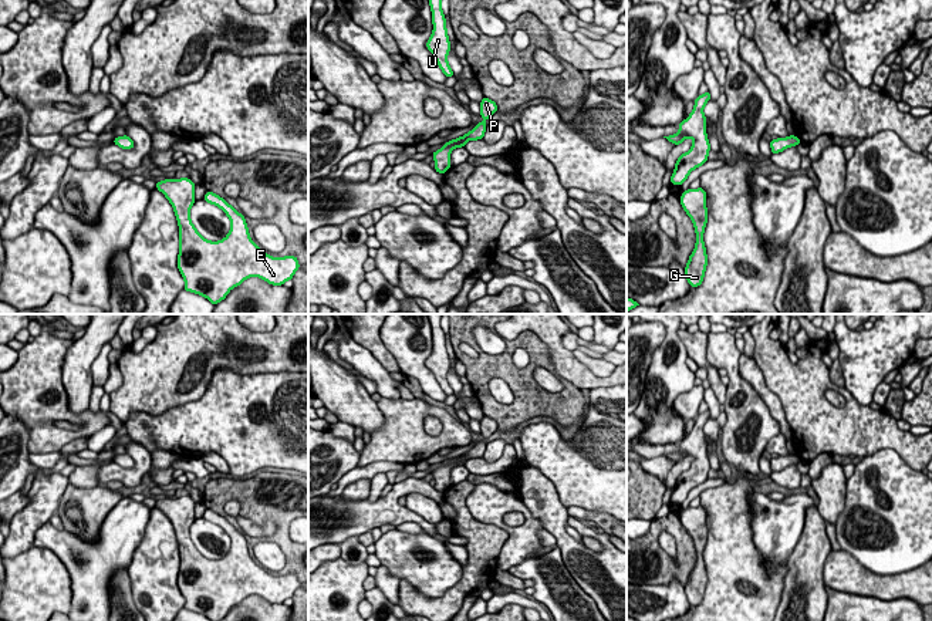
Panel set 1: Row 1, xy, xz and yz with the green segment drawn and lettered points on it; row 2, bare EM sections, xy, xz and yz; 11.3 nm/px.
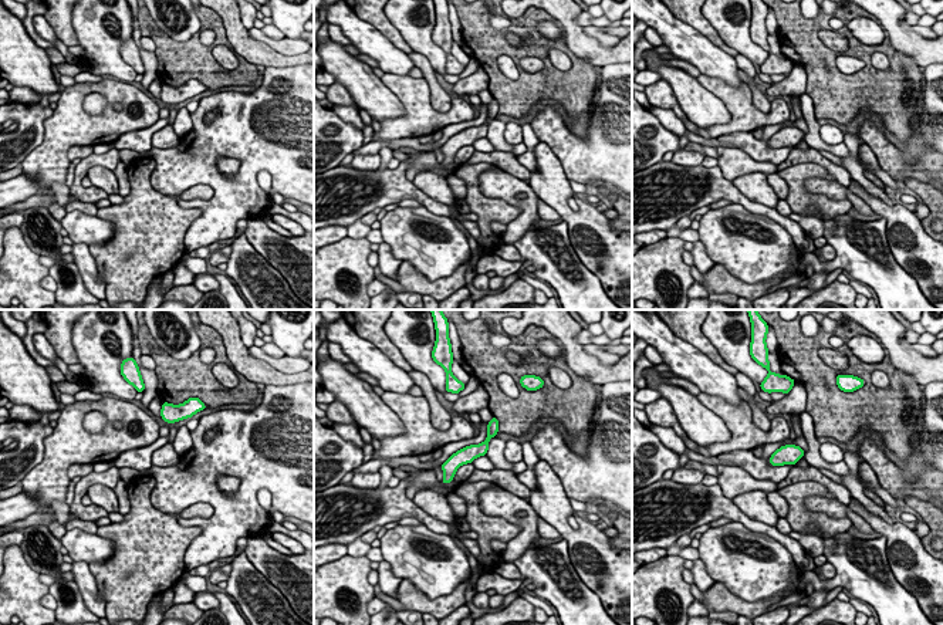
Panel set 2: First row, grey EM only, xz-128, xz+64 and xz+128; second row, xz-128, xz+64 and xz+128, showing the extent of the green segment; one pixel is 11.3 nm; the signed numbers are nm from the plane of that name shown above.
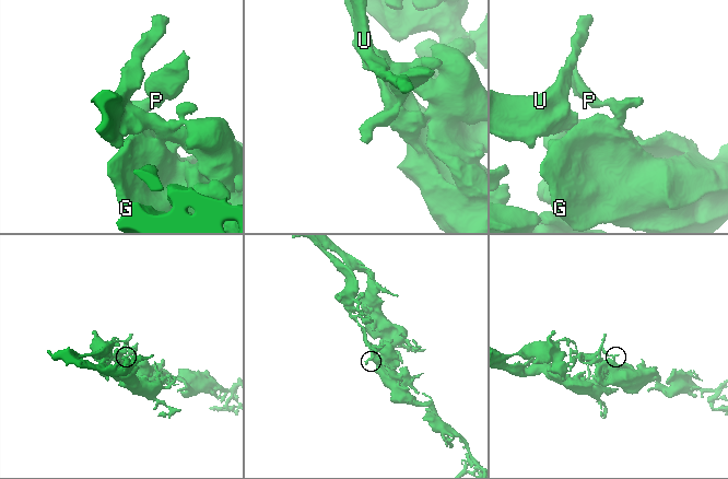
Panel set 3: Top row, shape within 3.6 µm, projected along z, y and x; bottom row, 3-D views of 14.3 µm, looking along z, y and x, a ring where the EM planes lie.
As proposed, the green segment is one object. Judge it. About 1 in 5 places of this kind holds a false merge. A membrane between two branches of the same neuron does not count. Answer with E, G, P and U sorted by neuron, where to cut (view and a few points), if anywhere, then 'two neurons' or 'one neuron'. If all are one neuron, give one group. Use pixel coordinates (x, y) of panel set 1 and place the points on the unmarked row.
groups E G P U; cut none; one neuron

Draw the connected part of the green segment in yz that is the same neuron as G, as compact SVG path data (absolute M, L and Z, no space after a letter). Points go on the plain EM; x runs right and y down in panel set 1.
M702 506L688 507L681 514L681 523L692 537L696 550L695 568L689 574L685 594L690 605L699 605L703 600L708 574L703 561L703 550L708 540L706 510Z

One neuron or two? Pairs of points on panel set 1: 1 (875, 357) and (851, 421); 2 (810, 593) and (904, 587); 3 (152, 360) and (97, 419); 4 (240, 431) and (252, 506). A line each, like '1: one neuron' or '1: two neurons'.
1: two neurons
2: one neuron
3: two neurons
4: two neurons

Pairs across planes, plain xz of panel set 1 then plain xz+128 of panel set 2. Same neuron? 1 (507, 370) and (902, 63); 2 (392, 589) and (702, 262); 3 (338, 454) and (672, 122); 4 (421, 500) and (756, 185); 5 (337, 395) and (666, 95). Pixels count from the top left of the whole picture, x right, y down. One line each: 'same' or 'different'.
1: same
2: same
3: different
4: same
5: different

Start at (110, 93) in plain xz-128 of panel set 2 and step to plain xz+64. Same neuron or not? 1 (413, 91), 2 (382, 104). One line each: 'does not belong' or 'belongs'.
1: belongs
2: does not belong

